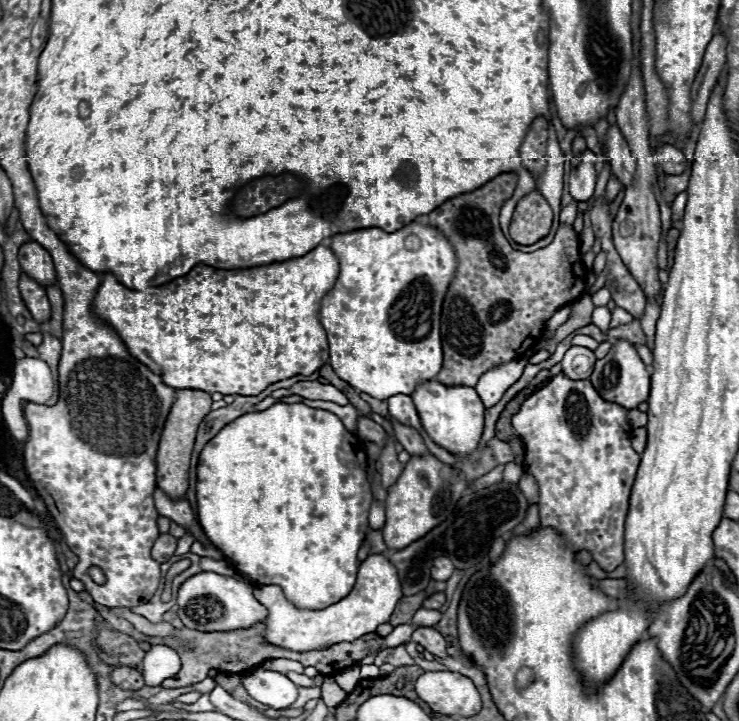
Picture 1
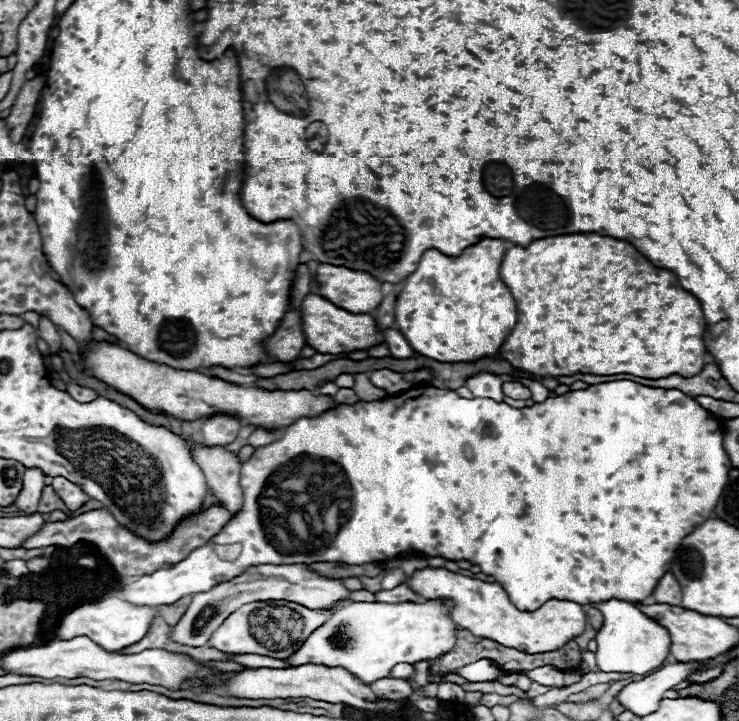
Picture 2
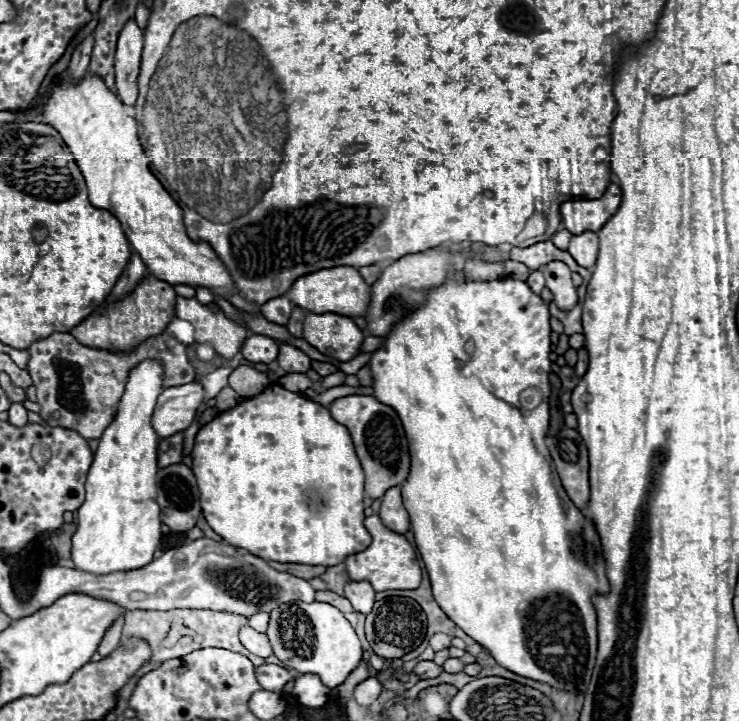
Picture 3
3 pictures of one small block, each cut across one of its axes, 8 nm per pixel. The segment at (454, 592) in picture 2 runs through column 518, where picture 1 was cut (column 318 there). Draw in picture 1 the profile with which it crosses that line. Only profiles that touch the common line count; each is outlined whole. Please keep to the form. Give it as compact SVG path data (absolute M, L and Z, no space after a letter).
M370 554L358 568L358 578L352 592L340 602L326 606L322 610L298 610L294 608L282 594L280 586L266 584L256 586L254 596L268 608L268 616L264 620L266 632L264 638L274 646L308 652L308 650L324 650L332 644L352 642L364 634L376 632L376 628L390 620L394 606L402 598L402 586L398 580L396 568L382 554Z

